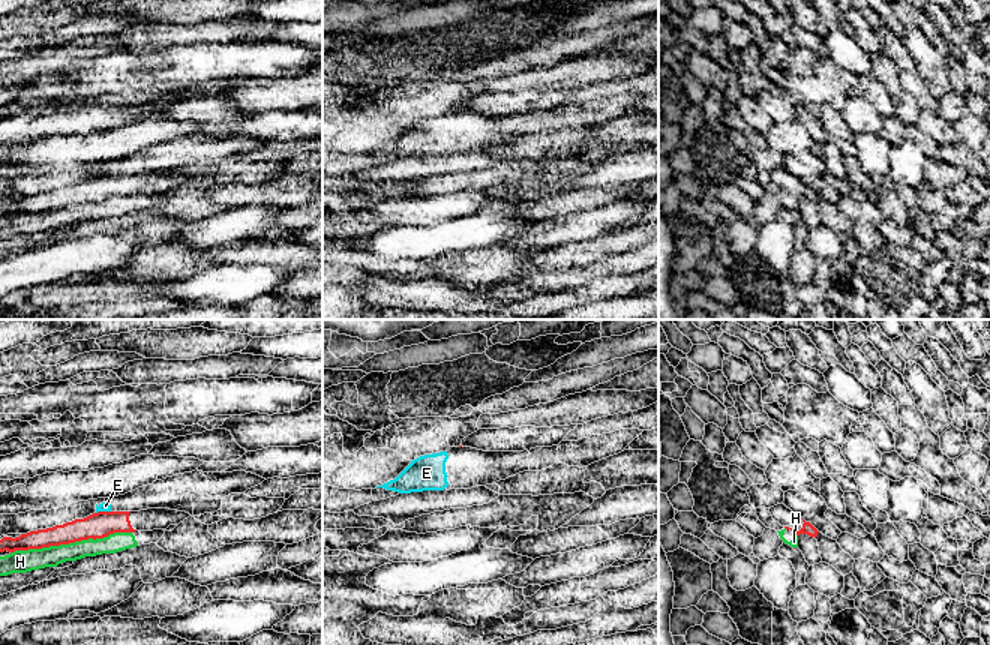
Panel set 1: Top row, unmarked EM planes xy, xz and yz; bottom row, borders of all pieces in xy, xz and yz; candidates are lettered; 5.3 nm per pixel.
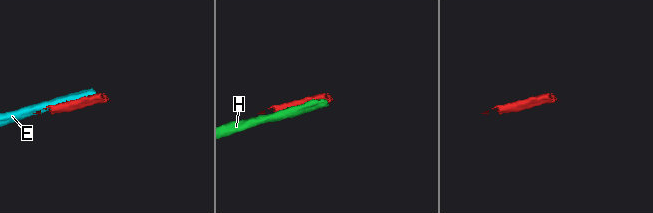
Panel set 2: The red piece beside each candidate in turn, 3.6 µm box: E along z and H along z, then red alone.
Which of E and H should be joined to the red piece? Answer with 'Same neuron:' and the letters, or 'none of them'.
Same neuron: none of them

